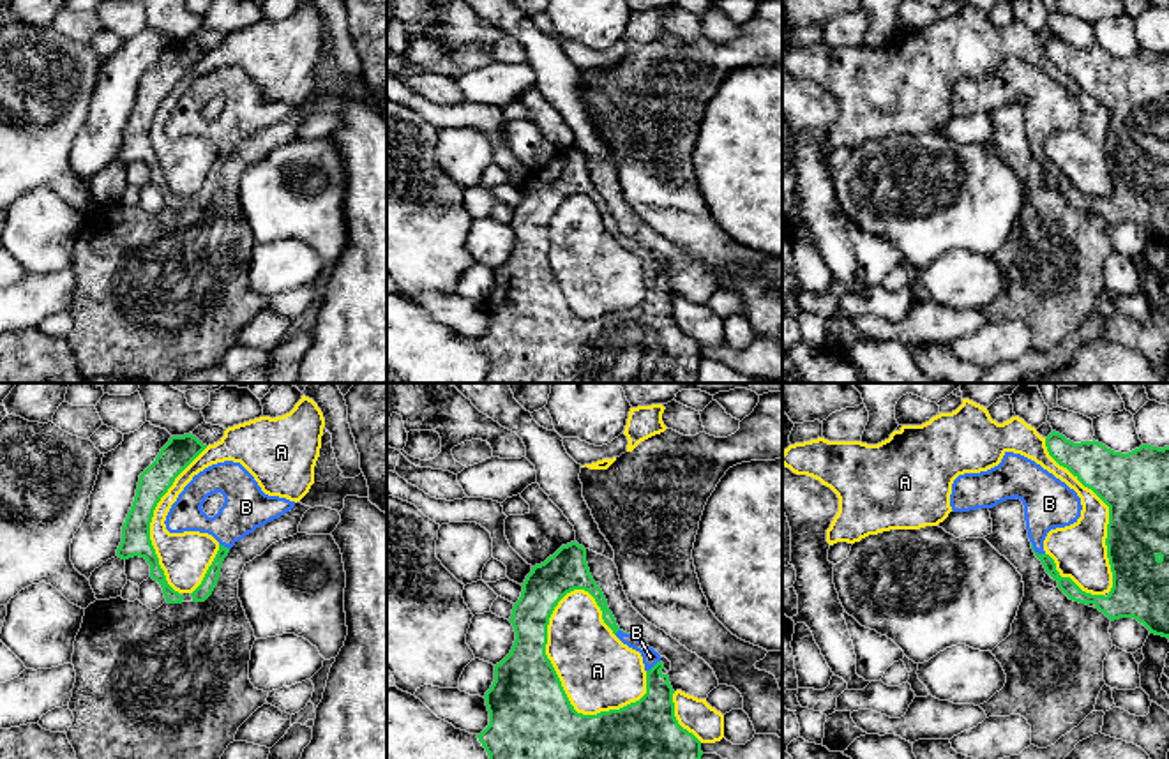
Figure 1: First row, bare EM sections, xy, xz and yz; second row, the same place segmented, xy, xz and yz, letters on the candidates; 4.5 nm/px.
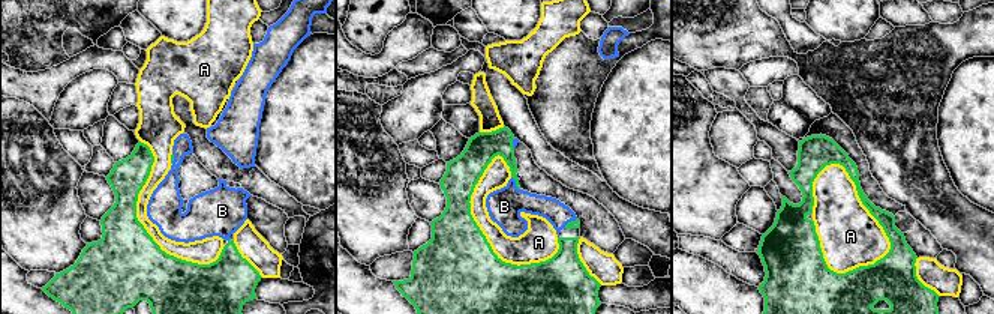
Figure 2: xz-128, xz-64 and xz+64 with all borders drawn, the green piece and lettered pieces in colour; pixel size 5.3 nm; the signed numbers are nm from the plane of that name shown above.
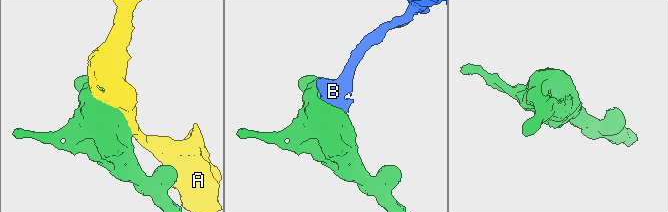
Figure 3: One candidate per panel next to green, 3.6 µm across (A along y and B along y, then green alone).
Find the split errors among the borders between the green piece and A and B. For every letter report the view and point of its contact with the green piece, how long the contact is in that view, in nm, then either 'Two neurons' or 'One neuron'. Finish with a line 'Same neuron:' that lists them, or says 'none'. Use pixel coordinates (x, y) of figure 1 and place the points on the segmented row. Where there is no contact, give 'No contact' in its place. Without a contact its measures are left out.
A: Touches green at xz (558, 680). Shared border 600 nm. Two neurons
B: Touches green at yz (1037, 553). Shared border 90 nm. One neuron
Same neuron: B

